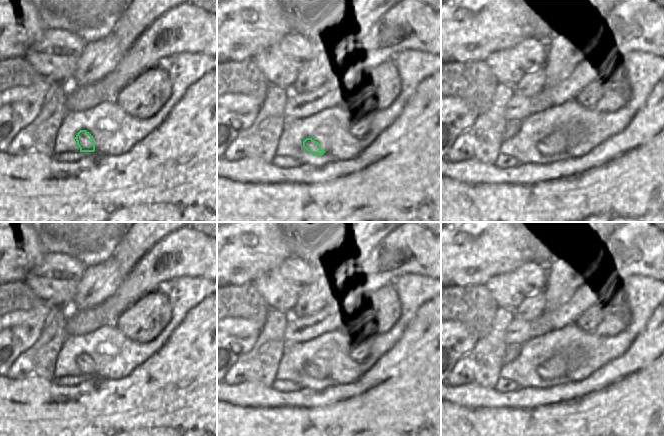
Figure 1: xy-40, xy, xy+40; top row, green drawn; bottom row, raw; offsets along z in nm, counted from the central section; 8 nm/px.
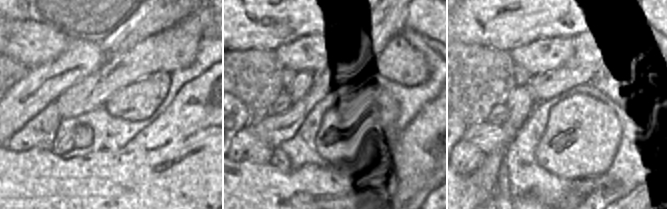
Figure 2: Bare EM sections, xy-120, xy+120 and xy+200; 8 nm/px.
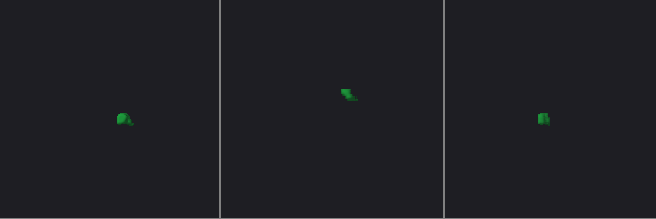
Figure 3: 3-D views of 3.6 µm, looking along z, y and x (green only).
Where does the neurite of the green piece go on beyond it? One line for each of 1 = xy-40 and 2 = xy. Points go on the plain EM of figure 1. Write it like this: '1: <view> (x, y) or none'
1: none
2: none

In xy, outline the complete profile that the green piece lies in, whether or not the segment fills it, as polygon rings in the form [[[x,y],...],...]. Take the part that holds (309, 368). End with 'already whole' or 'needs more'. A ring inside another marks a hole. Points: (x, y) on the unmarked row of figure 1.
[[[306,362],[303,365],[303,371],[316,380],[322,380],[325,375],[321,373],[321,369],[312,362]]]; already whole

